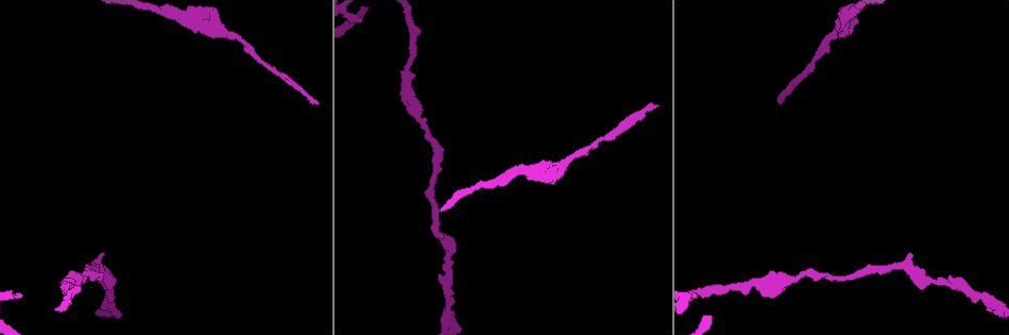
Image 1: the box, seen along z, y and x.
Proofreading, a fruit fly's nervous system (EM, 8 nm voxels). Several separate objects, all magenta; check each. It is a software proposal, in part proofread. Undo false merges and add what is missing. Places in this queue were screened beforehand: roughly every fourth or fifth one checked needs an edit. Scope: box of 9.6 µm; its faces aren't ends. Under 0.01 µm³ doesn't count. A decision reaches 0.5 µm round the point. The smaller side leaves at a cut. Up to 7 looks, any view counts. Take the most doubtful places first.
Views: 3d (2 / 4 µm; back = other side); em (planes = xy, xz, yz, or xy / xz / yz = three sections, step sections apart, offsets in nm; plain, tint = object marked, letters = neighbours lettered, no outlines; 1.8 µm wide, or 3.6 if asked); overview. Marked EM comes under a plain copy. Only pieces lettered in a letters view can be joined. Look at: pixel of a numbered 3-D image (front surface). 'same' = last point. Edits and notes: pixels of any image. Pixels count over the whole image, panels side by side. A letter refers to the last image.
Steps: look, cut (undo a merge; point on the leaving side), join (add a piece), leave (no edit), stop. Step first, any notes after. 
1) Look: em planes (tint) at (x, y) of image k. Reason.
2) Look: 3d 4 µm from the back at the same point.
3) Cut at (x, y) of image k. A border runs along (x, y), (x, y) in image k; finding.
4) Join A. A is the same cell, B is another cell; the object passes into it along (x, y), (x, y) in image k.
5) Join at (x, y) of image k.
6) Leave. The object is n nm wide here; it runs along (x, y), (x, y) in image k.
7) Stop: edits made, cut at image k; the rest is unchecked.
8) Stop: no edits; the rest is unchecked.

Look: 3d 2 µm at (20, 297) of image 1. Branch stops here.

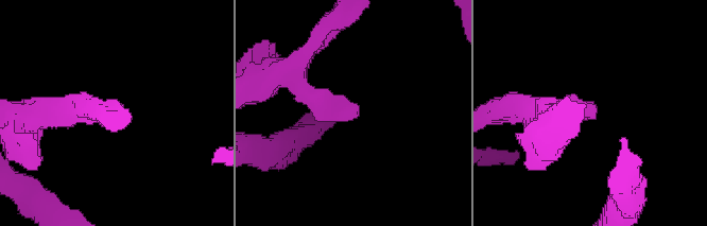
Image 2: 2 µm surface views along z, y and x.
Look: em 3.6 µm xz step 16 (letters) at (592, 109) of image 2. Now the EM.

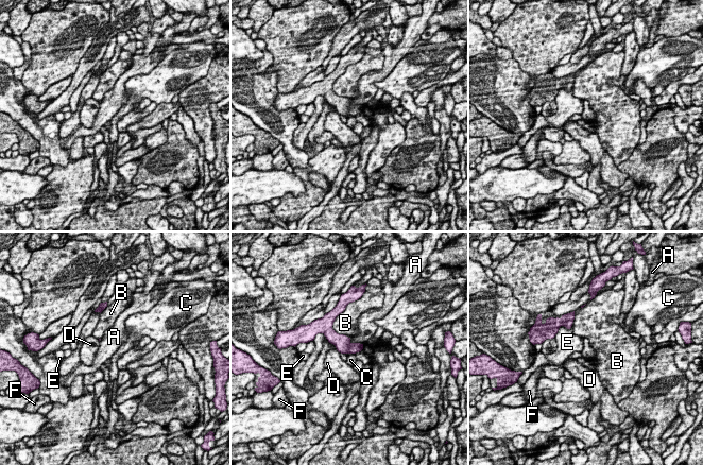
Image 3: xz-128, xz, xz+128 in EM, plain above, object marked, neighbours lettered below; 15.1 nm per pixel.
Leave. The longest contact is with B, 360 nm; A, B, C, D, E and F are other cells; a border runs along (347, 337), (352, 342), (362, 344) in image 3; none of them fits.

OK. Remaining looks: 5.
Look: em yz step 16 (tint) at (447, 266) of image 1. Narrows sharply.

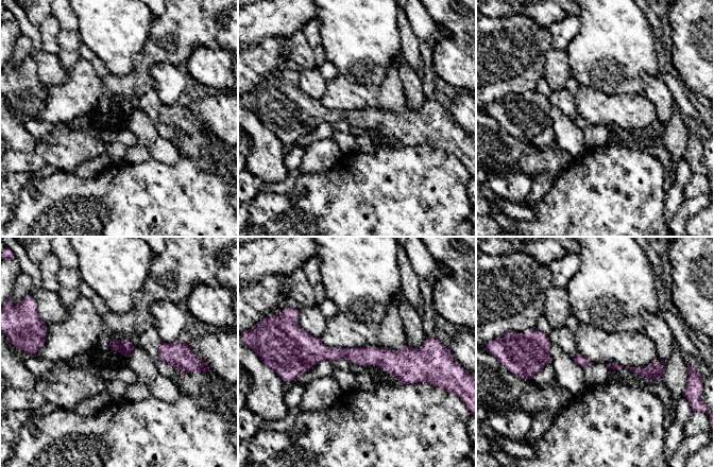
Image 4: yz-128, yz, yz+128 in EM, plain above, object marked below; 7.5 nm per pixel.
Look: em xz step 4 (letters) at the same point. Another direction.

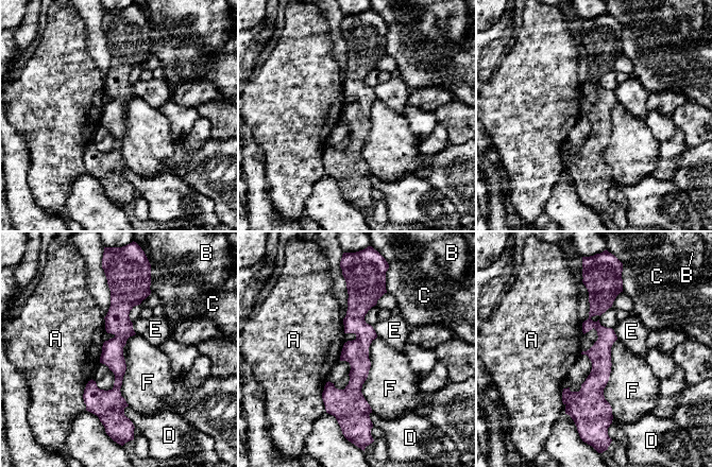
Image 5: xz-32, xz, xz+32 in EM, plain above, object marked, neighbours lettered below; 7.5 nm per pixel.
Leave. A, B, C, D, E and F are other cells; it runs along (352, 287), (362, 414) in image 5; all the same neuron.

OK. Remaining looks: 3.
Look: em planes (letters) at (78, 278) of image 1. Sudden change in width.

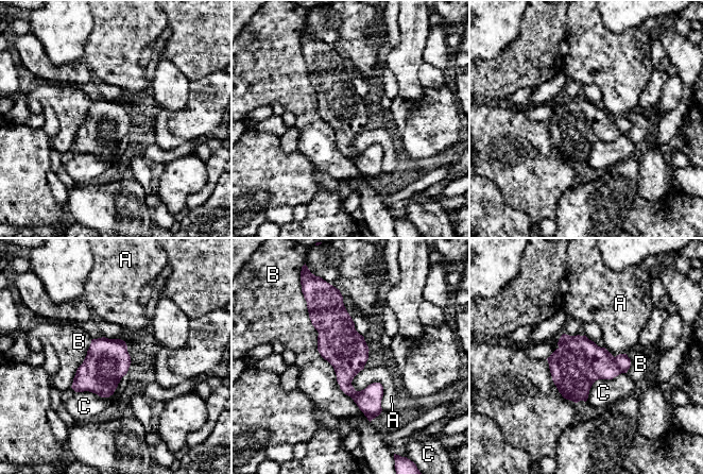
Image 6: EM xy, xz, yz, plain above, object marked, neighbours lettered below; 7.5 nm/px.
Leave. The longest contact is with B, 1050 nm; A, B and C are other cells; a border runs along (363, 368), (382, 409) in image 6; continuous, no second neuron.

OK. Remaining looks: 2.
Stop: no edits; the rest is unchecked.

